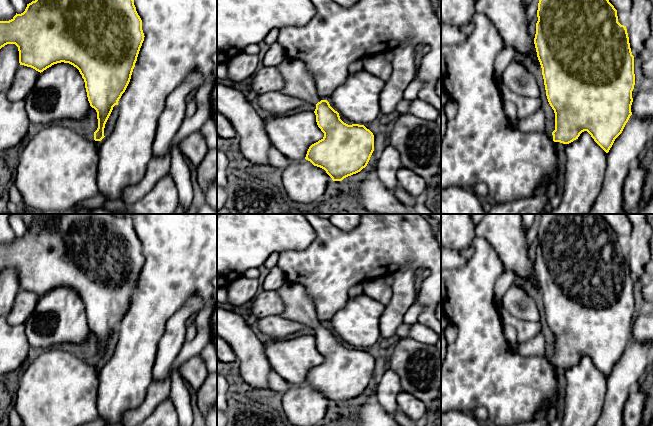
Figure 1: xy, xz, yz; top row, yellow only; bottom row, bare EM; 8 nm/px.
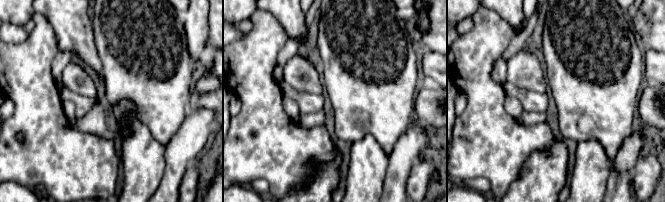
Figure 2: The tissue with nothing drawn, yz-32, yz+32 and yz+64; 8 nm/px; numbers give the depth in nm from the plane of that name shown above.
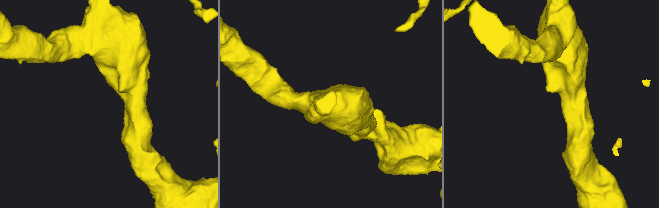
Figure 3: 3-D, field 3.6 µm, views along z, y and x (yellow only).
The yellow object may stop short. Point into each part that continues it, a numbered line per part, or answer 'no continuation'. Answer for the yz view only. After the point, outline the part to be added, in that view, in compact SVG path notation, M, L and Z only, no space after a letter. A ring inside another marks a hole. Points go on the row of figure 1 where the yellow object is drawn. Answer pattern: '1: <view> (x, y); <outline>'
1: yz (535, 122); M542 108L525 118L519 119L517 128L524 133L544 133L550 139L553 139L552 133L545 127L545 114Z

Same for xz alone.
1: xz (298, 82); M286 58L275 67L281 74L284 82L279 92L312 104L317 104L321 101L314 77L303 62Z

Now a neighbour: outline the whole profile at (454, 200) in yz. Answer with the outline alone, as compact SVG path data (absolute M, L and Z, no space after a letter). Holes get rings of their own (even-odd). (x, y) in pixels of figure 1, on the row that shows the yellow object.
M455 184L441 189L441 214L487 214L482 207L482 198L471 189Z

